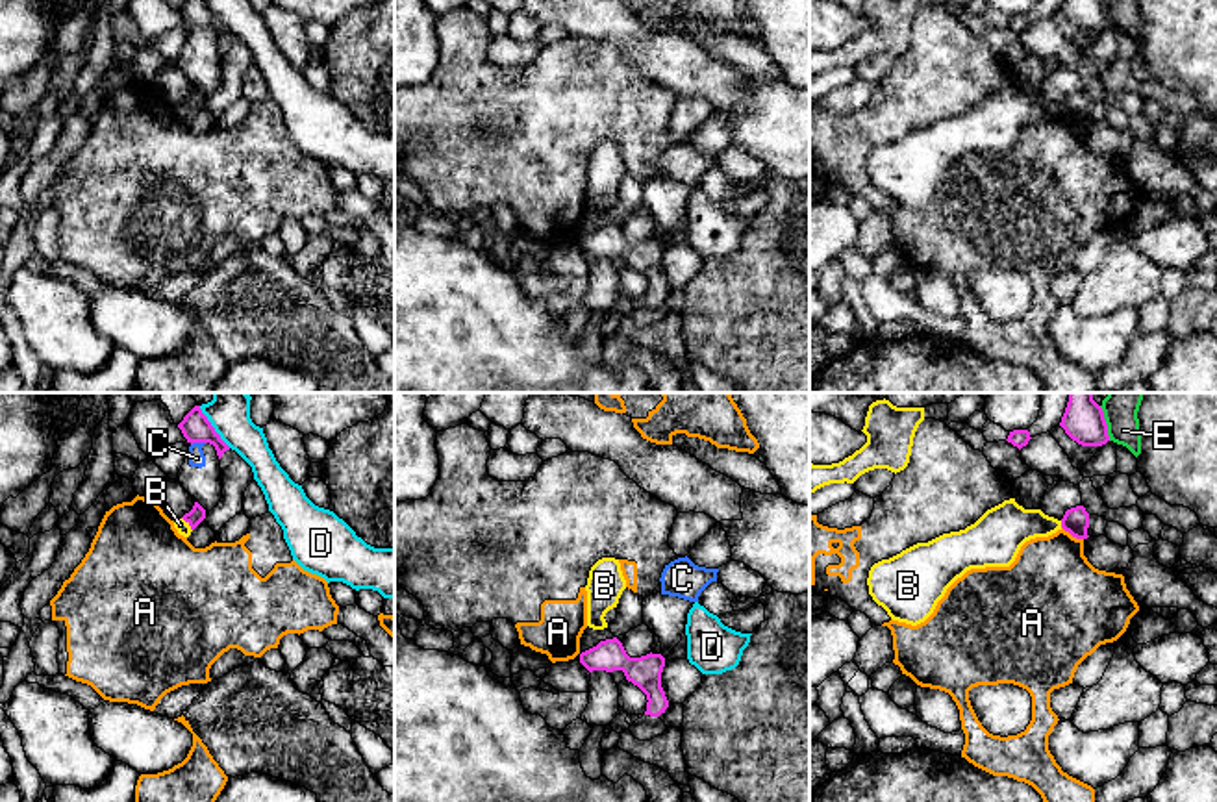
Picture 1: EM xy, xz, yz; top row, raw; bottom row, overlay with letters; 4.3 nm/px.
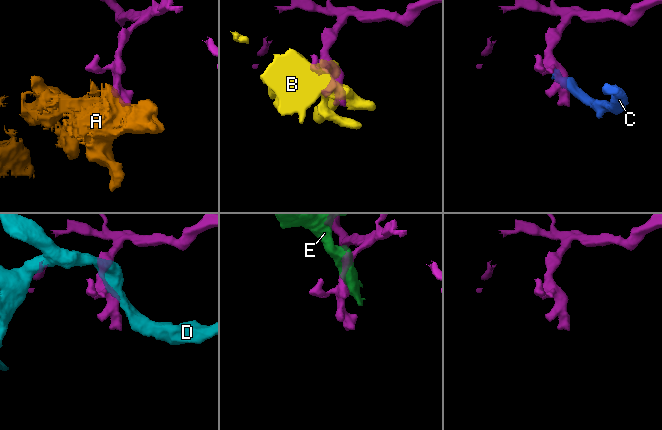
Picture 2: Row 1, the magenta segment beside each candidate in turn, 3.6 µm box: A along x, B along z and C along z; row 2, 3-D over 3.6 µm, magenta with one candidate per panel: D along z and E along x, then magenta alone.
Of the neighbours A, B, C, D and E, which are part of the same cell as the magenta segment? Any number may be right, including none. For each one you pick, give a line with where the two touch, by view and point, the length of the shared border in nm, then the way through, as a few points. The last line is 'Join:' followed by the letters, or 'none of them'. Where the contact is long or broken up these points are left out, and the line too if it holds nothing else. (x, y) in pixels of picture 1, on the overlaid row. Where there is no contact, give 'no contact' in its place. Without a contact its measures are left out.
Join: none of them

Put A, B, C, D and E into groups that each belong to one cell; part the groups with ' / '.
A / B / C / D / E

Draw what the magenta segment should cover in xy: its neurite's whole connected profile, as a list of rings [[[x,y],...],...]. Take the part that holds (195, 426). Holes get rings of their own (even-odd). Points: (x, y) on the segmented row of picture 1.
[[[194,406],[183,420],[178,424],[187,443],[209,443],[215,446],[219,459],[230,446],[215,432],[207,417],[202,413],[200,406]]]

